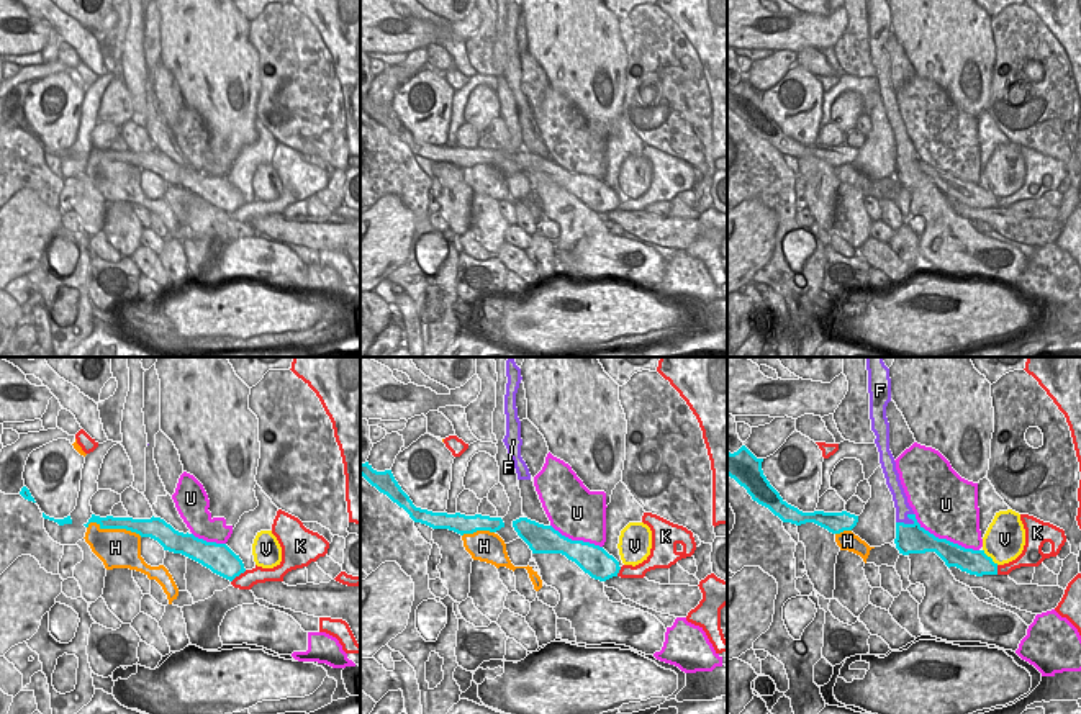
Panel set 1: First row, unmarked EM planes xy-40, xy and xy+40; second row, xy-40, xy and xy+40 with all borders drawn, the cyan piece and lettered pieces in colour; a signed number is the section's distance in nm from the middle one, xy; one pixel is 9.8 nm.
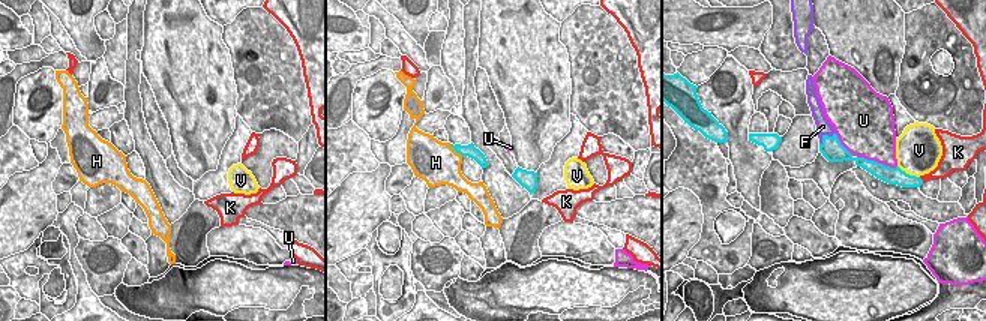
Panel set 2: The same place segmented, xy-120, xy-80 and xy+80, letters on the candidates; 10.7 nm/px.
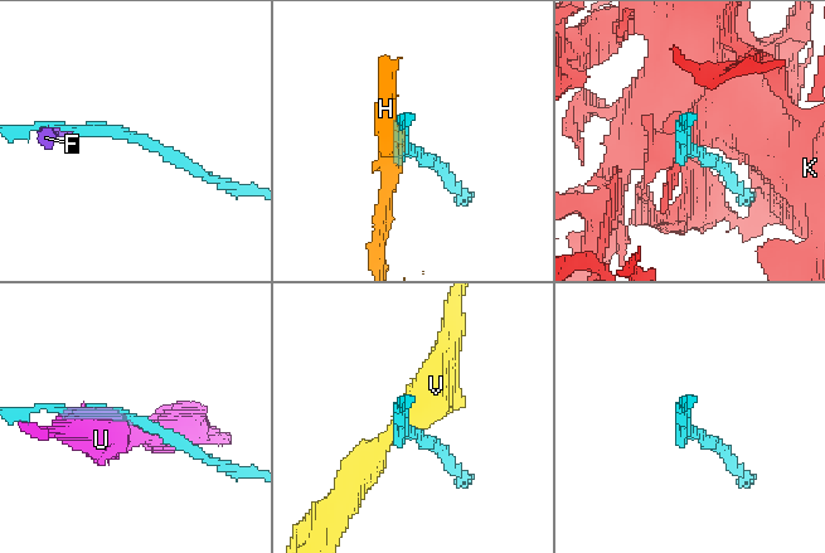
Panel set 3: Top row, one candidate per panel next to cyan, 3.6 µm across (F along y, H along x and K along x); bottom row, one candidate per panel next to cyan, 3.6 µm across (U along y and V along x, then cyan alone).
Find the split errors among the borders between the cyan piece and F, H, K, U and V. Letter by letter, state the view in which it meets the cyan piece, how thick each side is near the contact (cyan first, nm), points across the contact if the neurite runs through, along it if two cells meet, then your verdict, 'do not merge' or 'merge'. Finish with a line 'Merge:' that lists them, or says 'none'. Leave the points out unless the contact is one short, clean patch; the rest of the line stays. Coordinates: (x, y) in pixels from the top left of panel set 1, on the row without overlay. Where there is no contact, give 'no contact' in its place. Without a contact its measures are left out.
F: xy+40 | 280/140 nm | along xy+40 (913, 146), (908, 149), (911, 156), (896, 156) | do not merge
H: xy-40 | 160/380 nm | do not merge
K: xy-40 | 300/170 nm | do not merge
U: xy+40 | 260/480 nm | do not merge
V: xy+40 | 260/400 nm | along xy+40 (983, 182), (998, 197) | do not merge
Merge: none

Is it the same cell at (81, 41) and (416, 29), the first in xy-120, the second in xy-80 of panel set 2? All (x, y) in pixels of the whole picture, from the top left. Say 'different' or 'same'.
same

